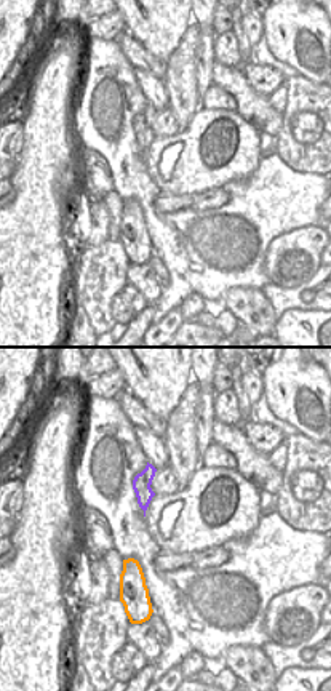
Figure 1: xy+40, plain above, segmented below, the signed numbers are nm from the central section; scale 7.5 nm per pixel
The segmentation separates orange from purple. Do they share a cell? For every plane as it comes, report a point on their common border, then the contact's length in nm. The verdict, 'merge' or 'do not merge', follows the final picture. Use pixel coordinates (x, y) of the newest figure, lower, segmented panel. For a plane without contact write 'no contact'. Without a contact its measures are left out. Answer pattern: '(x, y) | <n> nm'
no contact

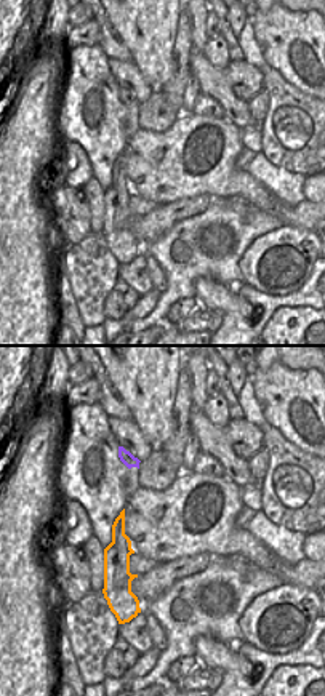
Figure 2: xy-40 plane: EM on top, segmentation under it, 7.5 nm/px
no contact

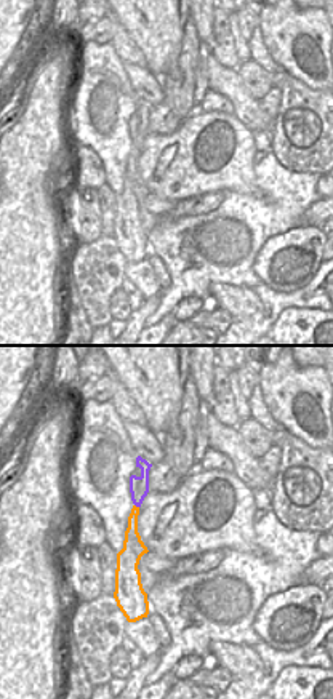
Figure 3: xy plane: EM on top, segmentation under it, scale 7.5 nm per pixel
(135, 506) | 50 nm

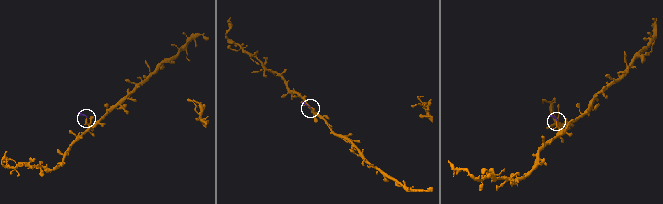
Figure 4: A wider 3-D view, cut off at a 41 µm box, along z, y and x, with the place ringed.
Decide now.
do not merge

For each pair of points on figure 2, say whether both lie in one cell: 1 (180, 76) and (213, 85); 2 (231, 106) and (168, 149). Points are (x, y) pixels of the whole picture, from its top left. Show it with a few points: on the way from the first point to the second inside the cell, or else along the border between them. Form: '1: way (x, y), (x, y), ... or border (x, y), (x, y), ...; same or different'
1: border (194, 48), (189, 55), (189, 74); different
2: border (224, 116), (240, 130); different

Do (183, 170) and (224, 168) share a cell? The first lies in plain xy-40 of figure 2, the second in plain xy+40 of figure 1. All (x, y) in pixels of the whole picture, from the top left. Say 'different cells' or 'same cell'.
same cell

